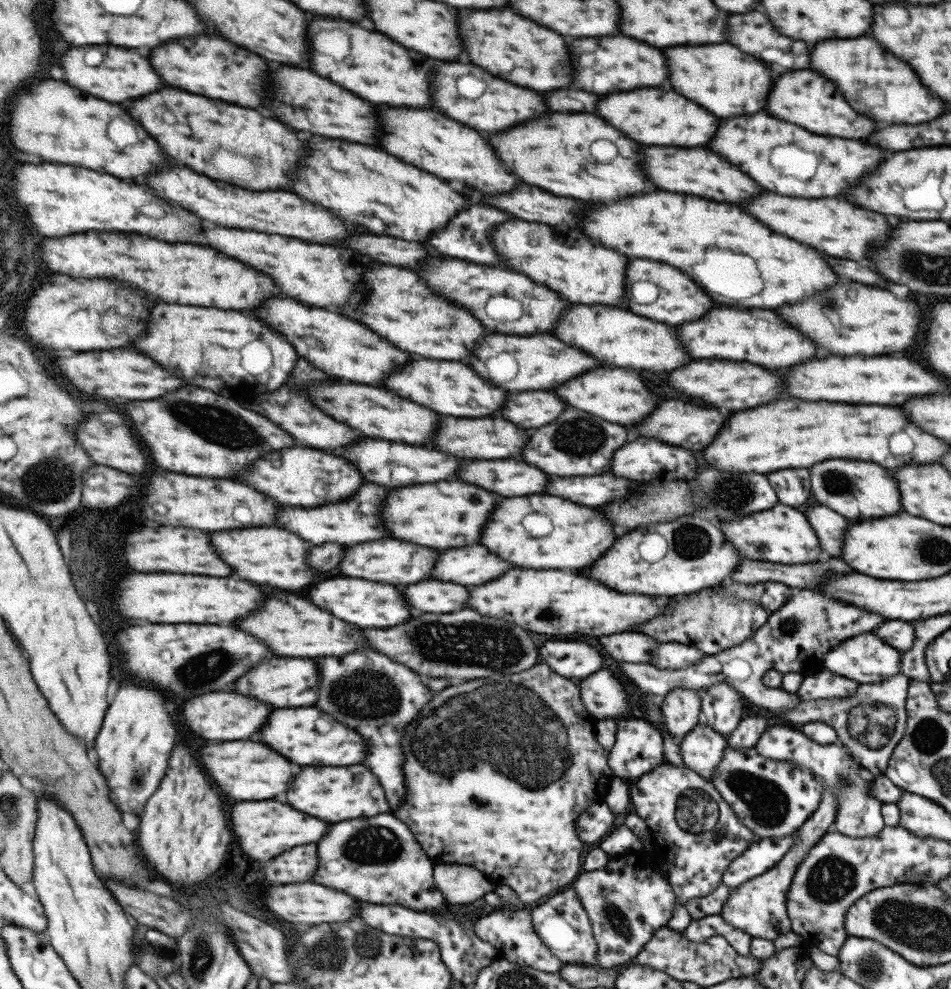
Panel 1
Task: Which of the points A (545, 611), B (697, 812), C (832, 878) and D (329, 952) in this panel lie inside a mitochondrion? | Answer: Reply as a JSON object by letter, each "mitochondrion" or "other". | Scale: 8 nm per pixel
{"A":"mitochondrion","B":"mitochondrion","C":"mitochondrion","D":"mitochondrion"}

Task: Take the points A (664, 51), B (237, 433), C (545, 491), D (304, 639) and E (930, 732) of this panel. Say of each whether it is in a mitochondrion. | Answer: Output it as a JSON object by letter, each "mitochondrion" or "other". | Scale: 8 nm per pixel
{"A":"other","B":"mitochondrion","C":"other","D":"other","E":"mitochondrion"}

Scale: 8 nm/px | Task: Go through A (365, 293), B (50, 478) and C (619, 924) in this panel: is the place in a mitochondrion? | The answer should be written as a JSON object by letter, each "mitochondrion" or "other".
{"A":"other","B":"mitochondrion","C":"mitochondrion"}

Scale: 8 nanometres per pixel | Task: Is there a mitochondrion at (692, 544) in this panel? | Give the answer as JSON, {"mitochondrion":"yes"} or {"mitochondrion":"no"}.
{"mitochondrion":"yes"}

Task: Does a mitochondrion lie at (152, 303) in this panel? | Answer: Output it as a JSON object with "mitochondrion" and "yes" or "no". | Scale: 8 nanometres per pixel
{"mitochondrion":"no"}

